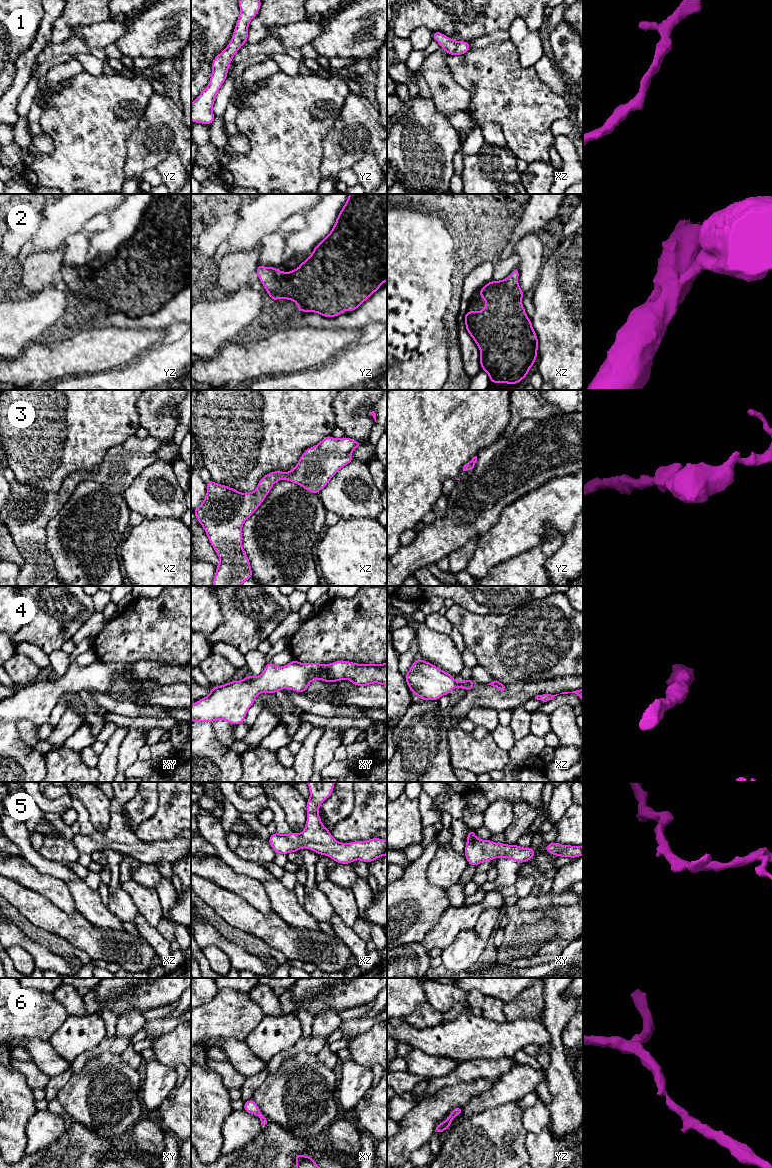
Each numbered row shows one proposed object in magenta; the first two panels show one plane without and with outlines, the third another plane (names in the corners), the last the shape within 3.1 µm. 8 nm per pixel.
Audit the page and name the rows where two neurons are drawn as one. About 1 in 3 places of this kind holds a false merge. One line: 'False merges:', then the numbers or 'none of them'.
False merges: none of them

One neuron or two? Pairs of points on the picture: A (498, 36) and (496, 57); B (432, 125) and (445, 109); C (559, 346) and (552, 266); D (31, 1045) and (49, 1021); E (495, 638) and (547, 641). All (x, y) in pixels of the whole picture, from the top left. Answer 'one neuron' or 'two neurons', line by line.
A: two neurons
B: two neurons
C: one neuron
D: two neurons
E: one neuron

